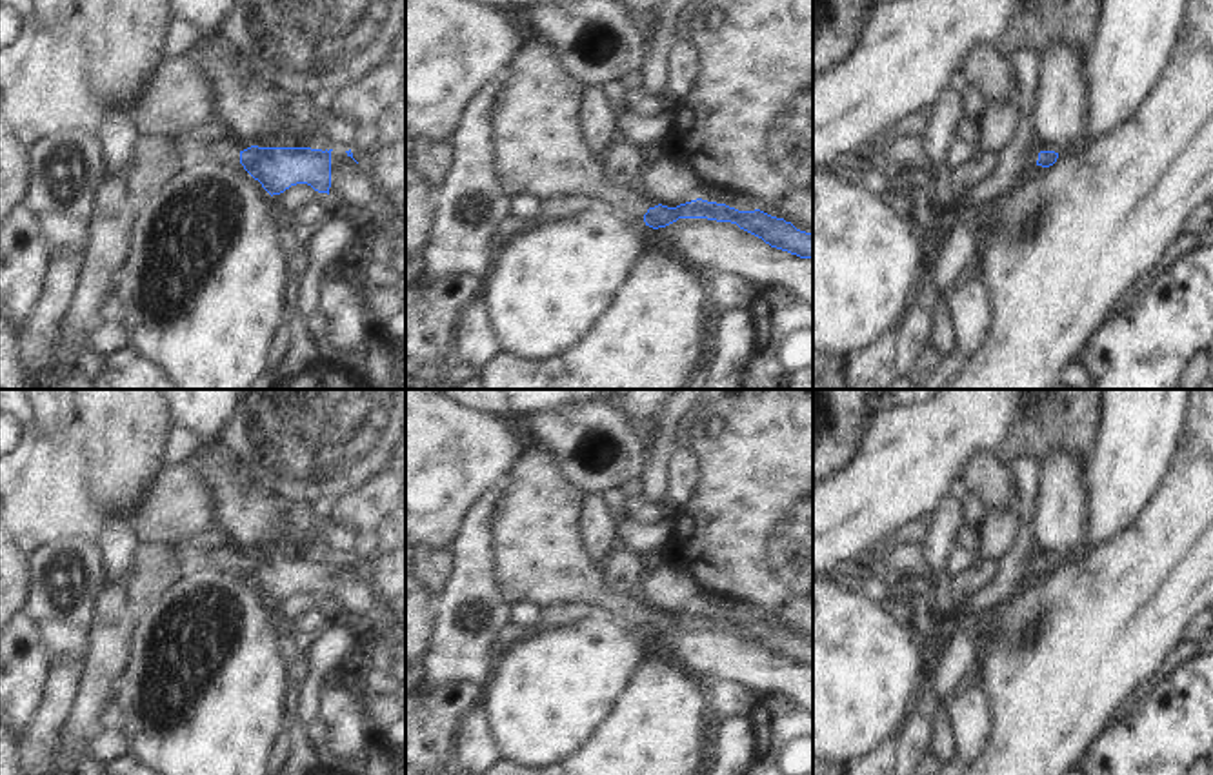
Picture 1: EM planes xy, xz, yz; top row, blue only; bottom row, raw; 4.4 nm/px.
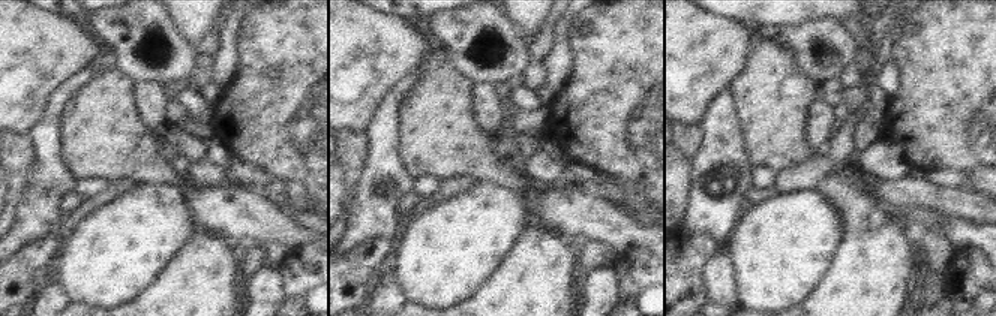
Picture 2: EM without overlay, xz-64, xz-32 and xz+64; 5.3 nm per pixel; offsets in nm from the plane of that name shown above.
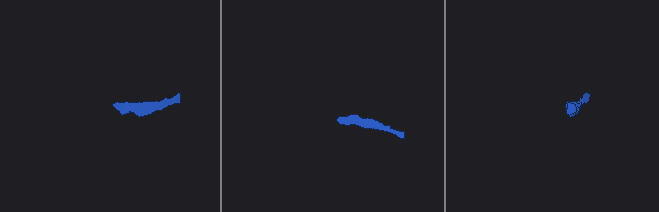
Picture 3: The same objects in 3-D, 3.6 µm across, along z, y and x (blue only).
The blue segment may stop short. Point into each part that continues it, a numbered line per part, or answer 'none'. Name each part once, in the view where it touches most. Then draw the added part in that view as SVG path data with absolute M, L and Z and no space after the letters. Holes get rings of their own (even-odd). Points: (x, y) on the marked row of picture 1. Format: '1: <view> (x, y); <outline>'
1: xy (224, 150); M224 136L222 140L218 140L215 146L207 149L206 158L218 160L224 164L240 162L240 149L233 144L229 136Z

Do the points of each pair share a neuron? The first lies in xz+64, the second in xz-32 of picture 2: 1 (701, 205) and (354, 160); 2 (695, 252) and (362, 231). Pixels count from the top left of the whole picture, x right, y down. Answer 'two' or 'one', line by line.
1: two
2: two

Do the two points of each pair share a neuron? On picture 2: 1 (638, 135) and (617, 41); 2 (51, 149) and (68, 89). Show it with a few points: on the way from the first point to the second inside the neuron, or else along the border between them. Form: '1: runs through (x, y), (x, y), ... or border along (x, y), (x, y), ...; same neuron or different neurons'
1: runs through (626, 111), (626, 65); same neuron
2: runs through (51, 134), (54, 104); same neuron

